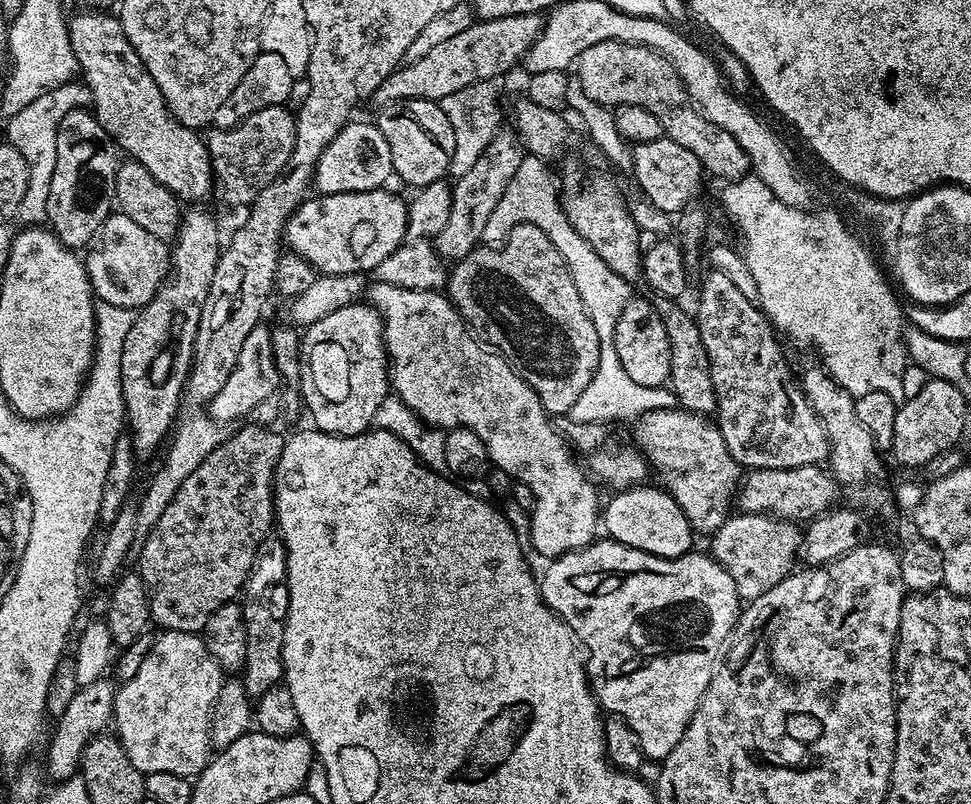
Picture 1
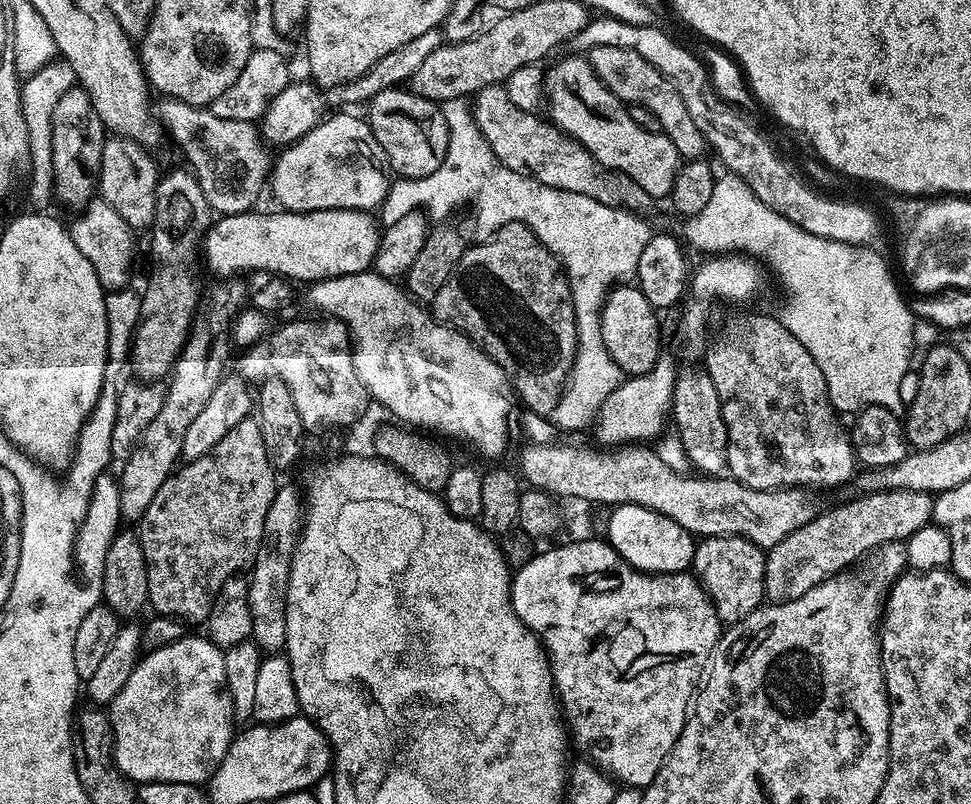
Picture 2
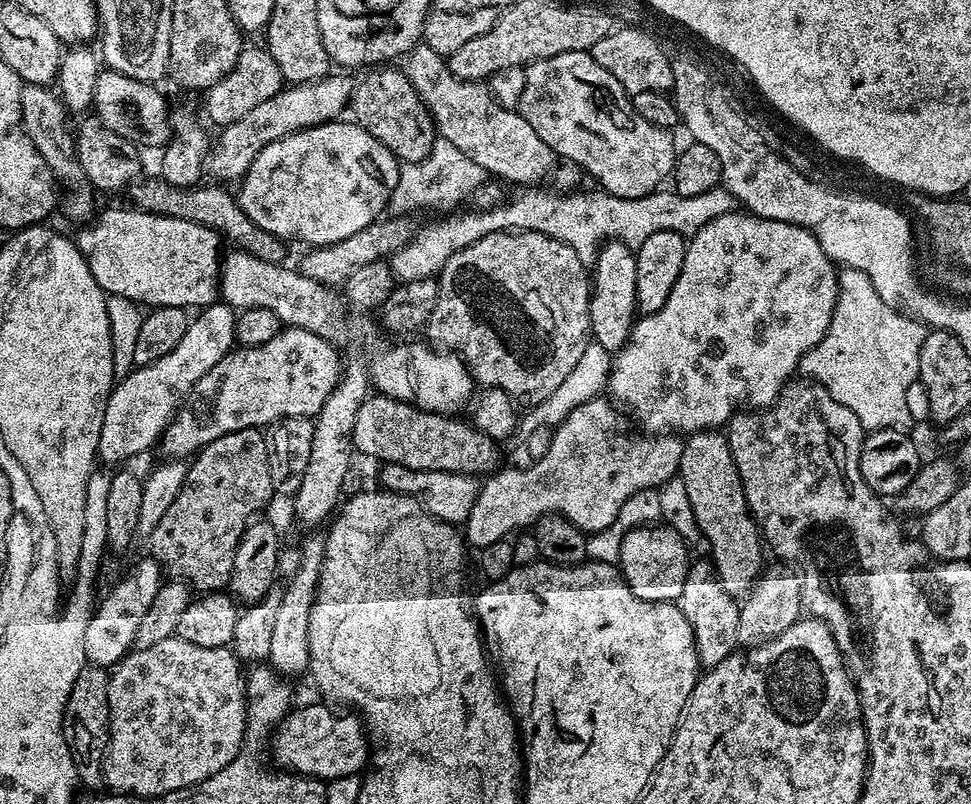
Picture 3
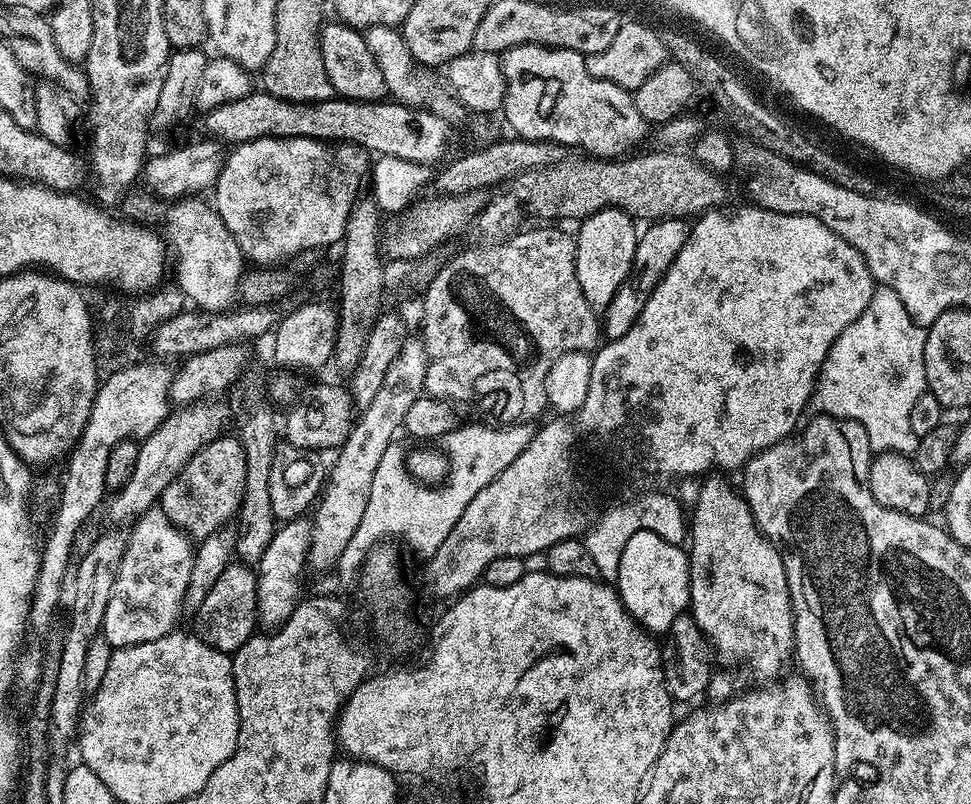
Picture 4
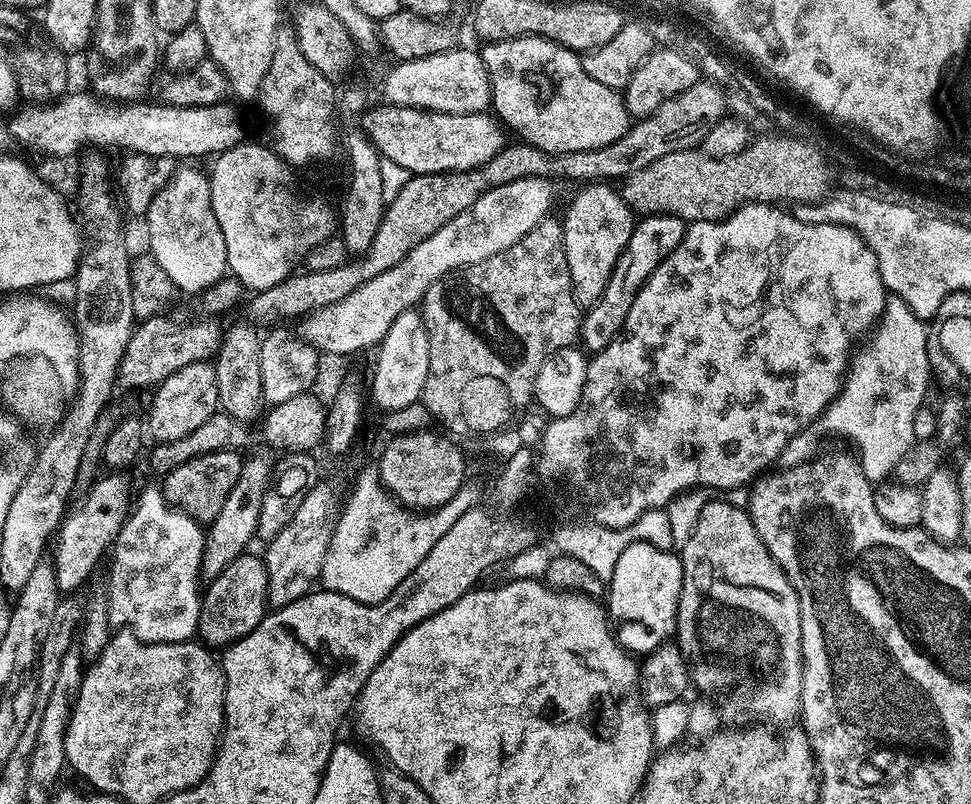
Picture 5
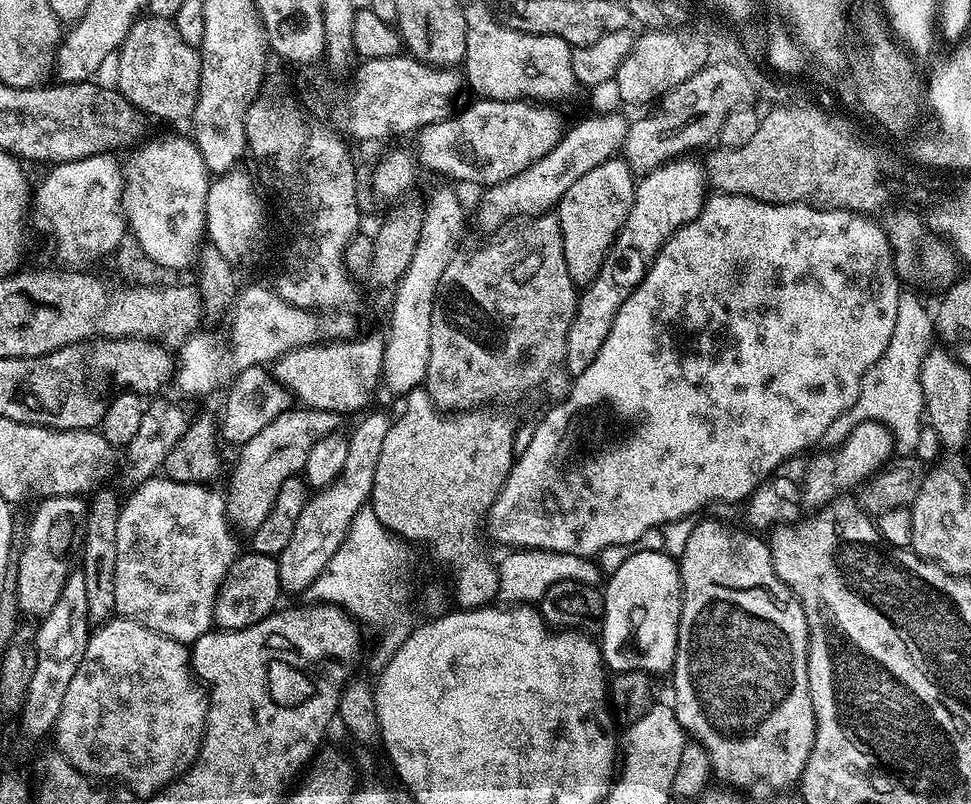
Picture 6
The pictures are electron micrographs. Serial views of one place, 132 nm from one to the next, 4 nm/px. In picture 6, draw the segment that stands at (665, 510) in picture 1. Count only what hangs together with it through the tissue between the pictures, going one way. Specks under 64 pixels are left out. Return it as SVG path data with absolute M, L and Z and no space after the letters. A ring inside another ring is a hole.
M632 550L626 562L603 585L604 623L598 633L600 654L605 665L613 673L618 672L652 672L671 673L672 663L676 657L678 626L680 625L680 565L665 551L652 552Z

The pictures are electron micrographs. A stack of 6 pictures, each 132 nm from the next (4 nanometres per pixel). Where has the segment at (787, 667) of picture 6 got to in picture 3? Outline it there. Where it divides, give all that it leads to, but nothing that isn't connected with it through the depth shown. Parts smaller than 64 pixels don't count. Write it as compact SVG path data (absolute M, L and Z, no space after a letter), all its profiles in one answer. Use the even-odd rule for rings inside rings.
M716 430L691 433L684 440L678 479L686 484L700 535L706 544L708 540L708 548L712 551L710 563L720 579L721 588L737 598L748 596L762 575L766 548L756 518L748 510L742 478L732 457L727 435Z

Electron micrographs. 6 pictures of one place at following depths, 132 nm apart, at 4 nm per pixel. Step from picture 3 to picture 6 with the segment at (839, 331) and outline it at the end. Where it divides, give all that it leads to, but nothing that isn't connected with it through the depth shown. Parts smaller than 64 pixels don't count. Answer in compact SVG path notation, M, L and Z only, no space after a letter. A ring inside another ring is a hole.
M897 328L878 362L862 378L860 393L852 408L847 408L834 422L832 432L843 438L867 420L876 420L886 425L894 437L894 444L901 453L915 453L920 430L925 423L924 395L920 371L926 354L933 348L934 342L928 338L928 328Z

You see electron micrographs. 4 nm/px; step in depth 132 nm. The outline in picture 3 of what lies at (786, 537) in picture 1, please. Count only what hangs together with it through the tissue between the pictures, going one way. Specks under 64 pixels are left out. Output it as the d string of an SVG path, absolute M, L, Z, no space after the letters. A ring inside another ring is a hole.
M707 559L689 563L686 582L682 586L679 601L682 614L686 614L686 622L690 622L692 633L696 639L696 658L701 669L707 670L718 666L718 662L726 659L730 653L737 651L738 618L741 605L737 597L731 596L720 586L716 570Z

